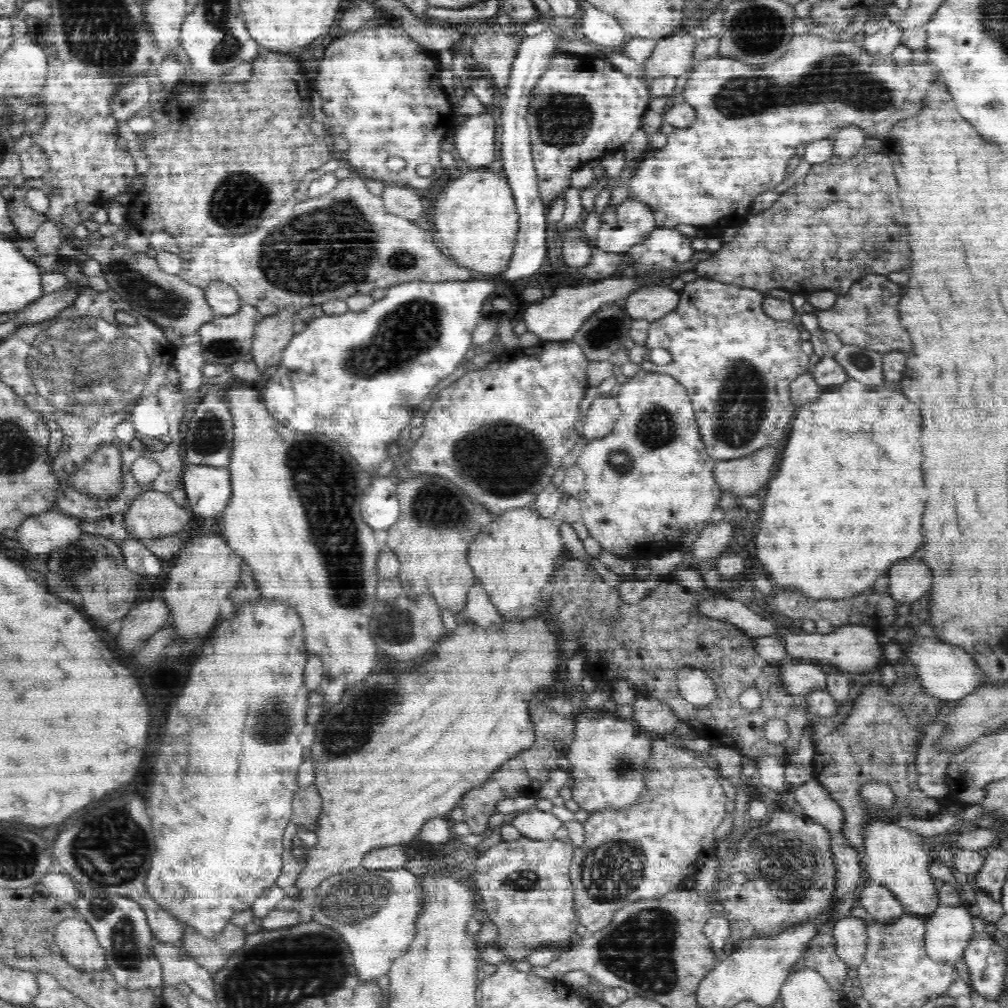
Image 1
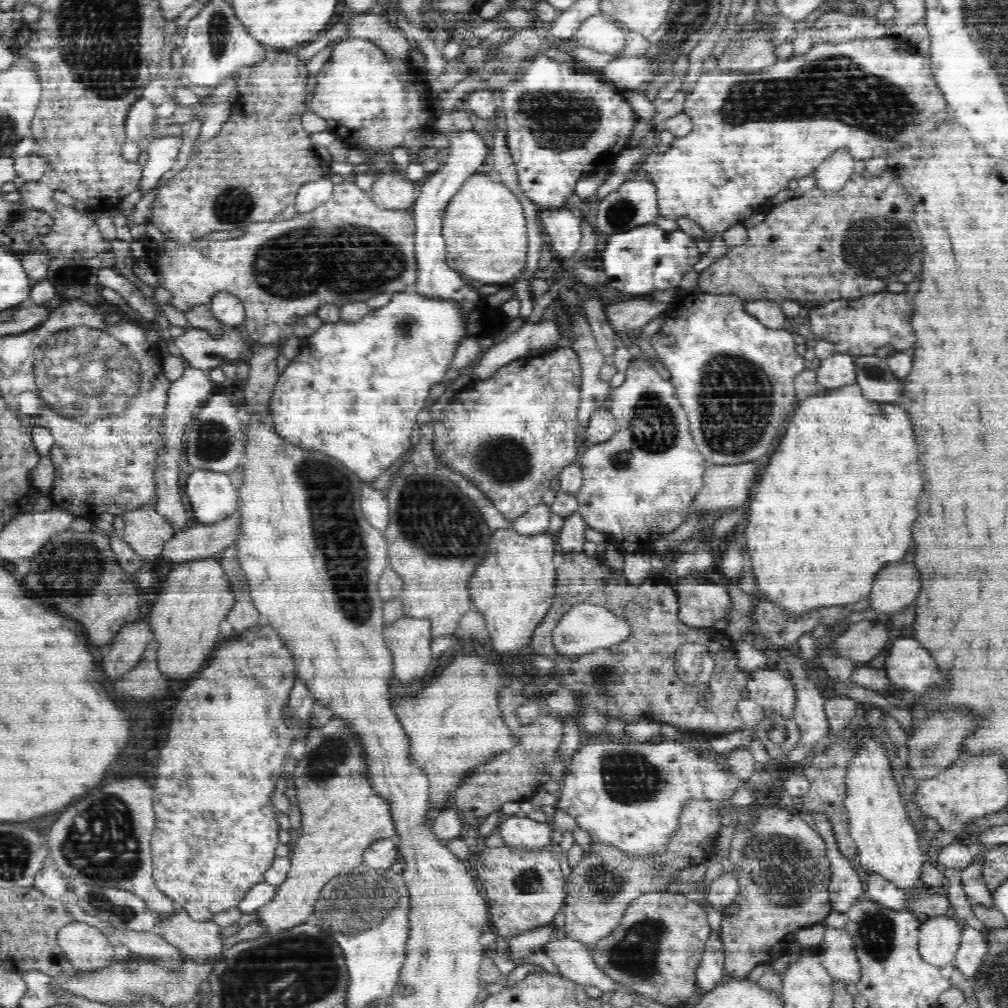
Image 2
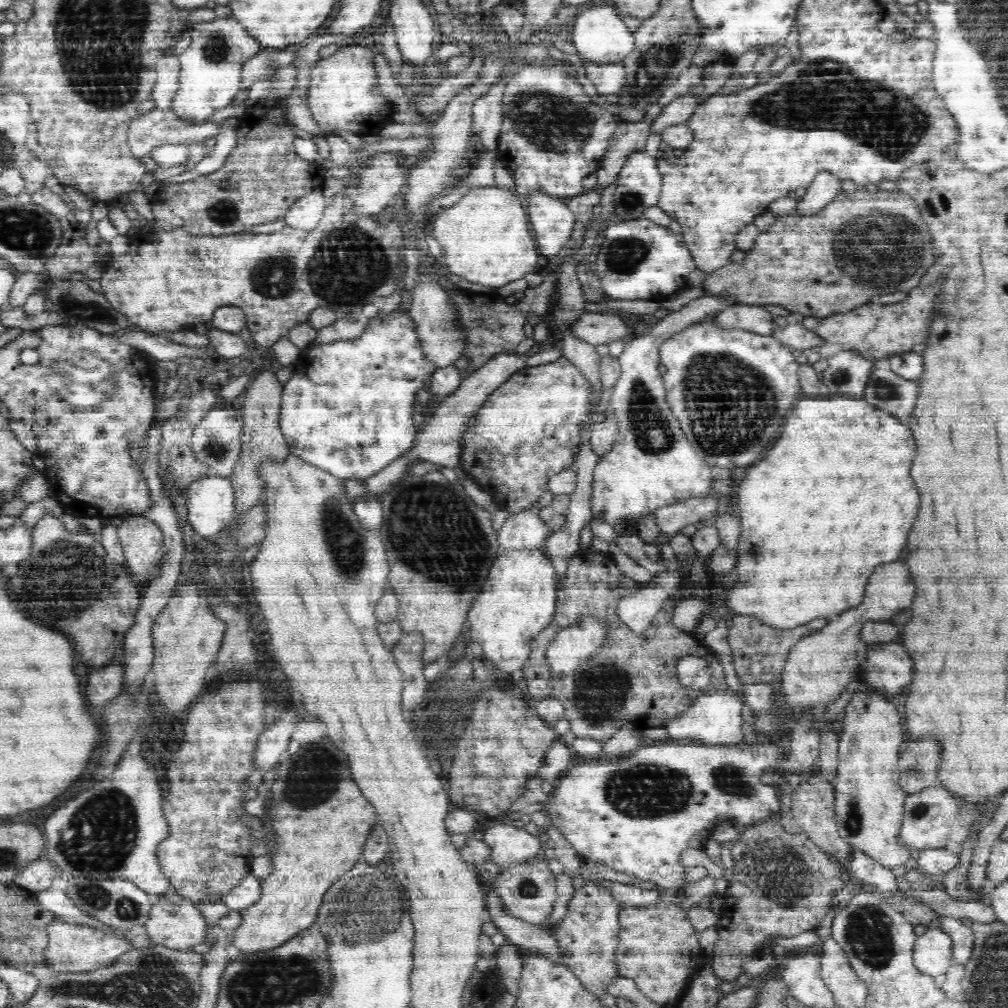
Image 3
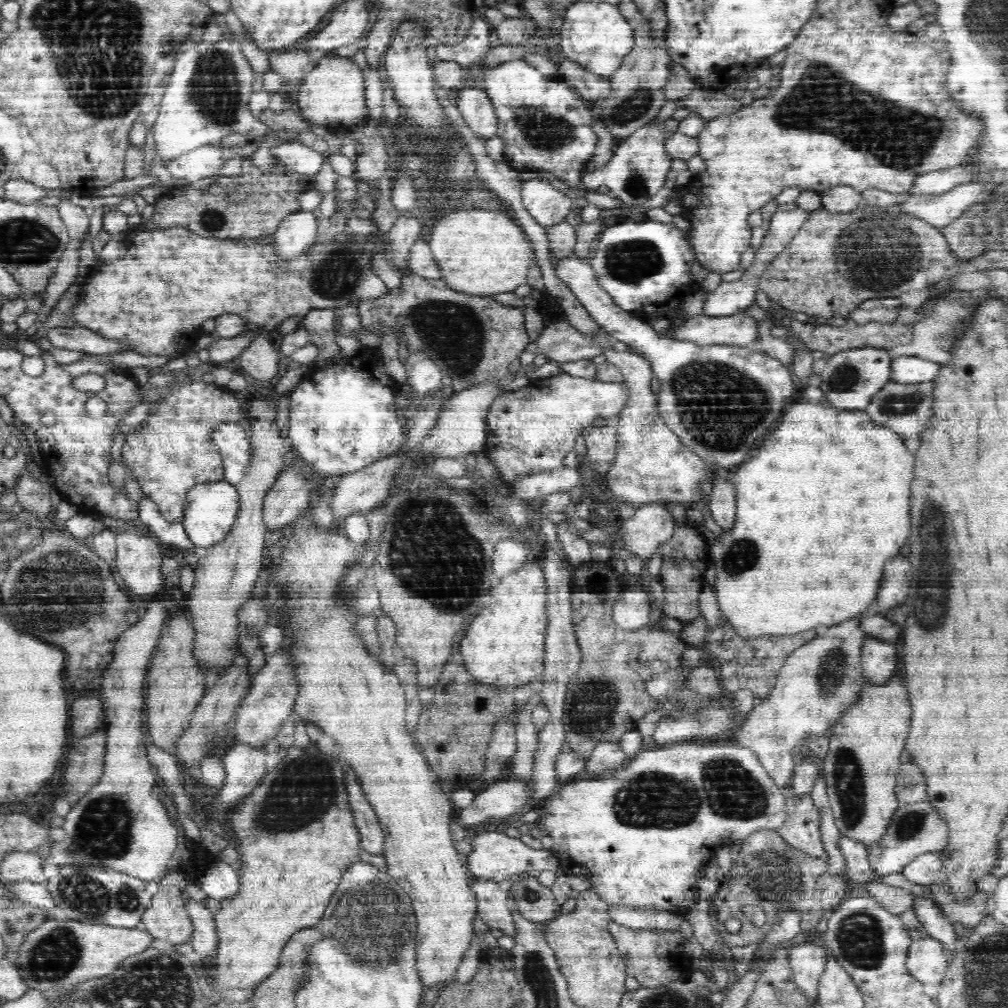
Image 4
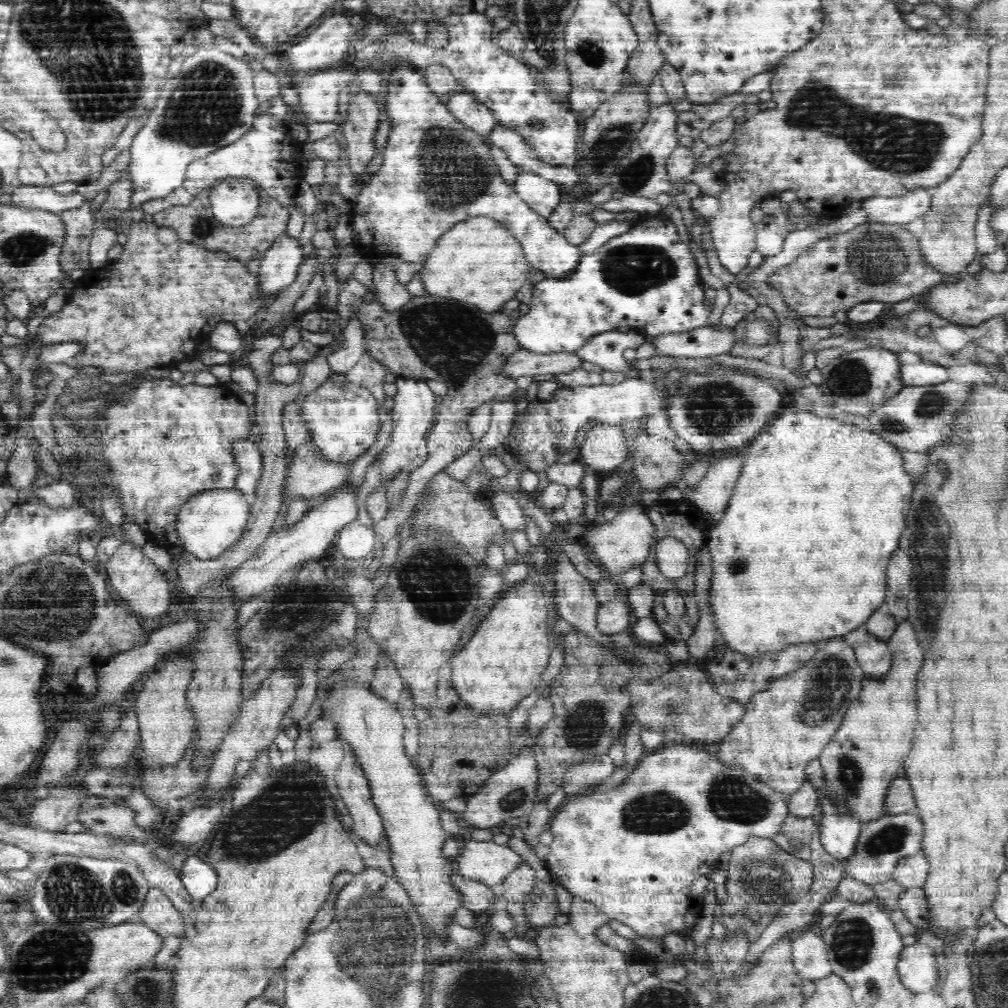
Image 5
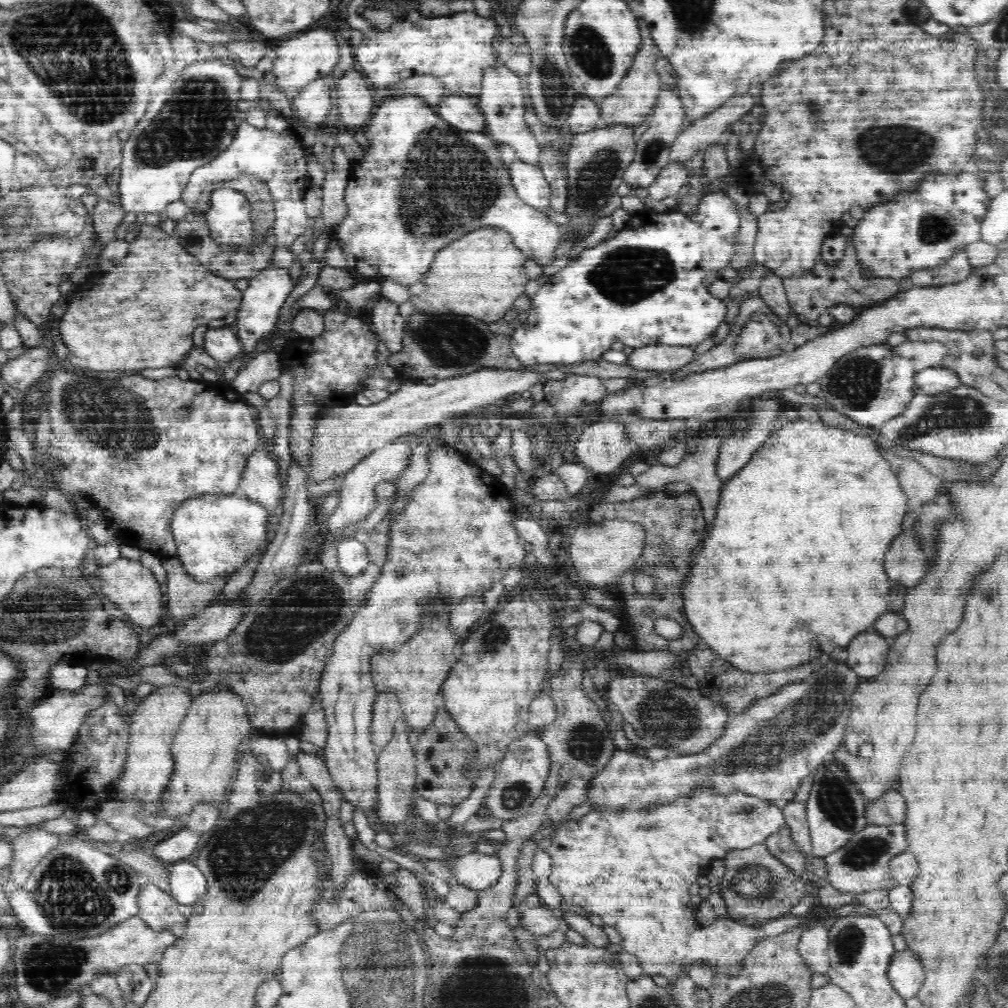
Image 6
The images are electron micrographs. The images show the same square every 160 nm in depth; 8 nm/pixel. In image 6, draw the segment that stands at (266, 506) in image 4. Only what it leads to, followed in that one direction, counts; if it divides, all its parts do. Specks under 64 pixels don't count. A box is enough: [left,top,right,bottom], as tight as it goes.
[309,366,541,483]

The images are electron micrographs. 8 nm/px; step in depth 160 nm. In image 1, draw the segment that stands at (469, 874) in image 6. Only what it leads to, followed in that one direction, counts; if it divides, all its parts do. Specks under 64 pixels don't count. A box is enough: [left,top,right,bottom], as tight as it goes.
[509,807,565,839]

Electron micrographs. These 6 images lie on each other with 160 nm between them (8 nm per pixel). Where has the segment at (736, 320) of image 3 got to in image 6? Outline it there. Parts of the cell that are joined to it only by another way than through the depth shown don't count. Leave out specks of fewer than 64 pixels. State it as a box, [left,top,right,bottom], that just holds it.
[628,344,696,371]

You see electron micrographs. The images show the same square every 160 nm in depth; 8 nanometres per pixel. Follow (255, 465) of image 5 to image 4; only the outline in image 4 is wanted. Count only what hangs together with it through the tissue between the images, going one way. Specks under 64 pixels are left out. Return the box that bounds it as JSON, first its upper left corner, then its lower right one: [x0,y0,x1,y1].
[209,422,251,486]

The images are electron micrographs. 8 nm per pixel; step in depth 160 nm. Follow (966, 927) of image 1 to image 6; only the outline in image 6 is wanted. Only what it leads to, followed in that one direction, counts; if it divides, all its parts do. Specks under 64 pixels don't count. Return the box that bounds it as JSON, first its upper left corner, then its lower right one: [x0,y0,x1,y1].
[888,950,925,998]

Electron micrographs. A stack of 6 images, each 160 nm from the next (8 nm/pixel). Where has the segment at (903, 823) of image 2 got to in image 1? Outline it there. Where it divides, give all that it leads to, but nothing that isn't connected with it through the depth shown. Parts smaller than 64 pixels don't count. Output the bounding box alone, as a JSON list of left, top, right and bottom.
[862,784,940,918]

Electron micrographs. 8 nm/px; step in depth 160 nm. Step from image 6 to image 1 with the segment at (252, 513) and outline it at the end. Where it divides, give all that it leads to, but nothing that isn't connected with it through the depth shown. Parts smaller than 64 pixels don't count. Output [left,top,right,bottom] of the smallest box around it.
[182,464,232,520]

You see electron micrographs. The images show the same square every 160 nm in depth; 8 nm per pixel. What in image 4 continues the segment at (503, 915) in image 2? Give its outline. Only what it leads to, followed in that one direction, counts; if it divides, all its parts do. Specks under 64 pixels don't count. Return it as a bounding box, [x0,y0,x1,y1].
[512,878,560,922]

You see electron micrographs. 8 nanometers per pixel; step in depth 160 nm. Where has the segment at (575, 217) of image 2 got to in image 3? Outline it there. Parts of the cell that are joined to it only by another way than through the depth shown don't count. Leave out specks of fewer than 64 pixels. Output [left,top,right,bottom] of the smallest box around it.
[522,193,576,258]

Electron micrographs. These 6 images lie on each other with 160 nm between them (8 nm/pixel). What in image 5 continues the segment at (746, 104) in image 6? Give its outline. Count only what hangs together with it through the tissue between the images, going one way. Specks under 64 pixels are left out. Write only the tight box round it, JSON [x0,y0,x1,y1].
[677,93,758,138]

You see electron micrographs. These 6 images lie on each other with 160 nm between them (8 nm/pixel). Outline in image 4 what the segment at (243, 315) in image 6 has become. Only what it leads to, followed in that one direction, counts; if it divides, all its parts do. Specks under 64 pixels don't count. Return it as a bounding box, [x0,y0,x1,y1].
[273,211,321,258]

